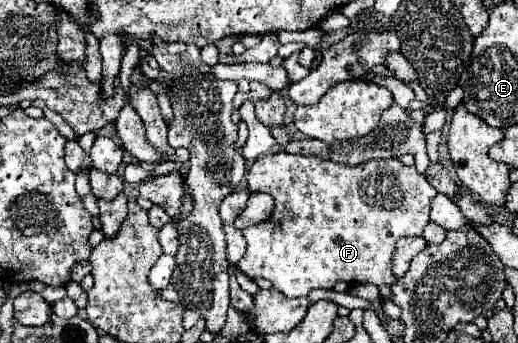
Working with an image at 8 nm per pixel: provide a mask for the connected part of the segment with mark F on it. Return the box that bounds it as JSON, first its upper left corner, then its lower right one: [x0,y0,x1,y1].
[237,153,438,297]

